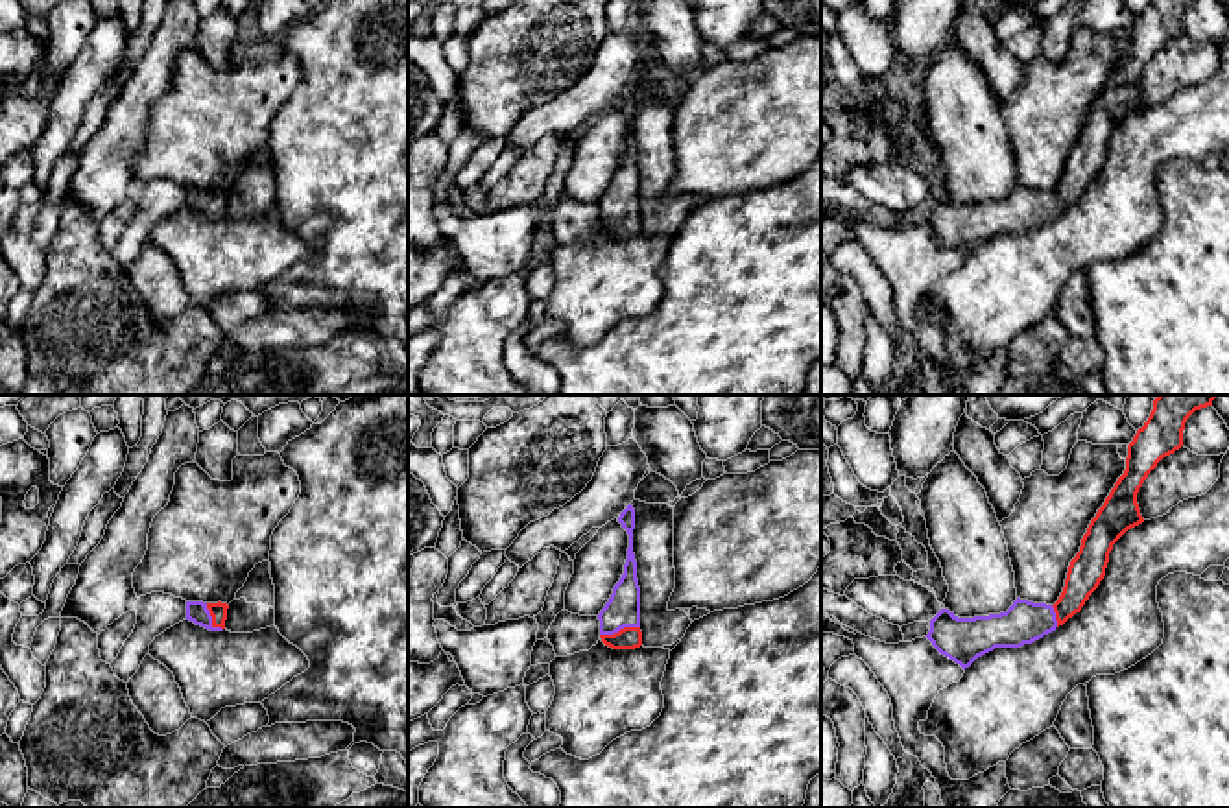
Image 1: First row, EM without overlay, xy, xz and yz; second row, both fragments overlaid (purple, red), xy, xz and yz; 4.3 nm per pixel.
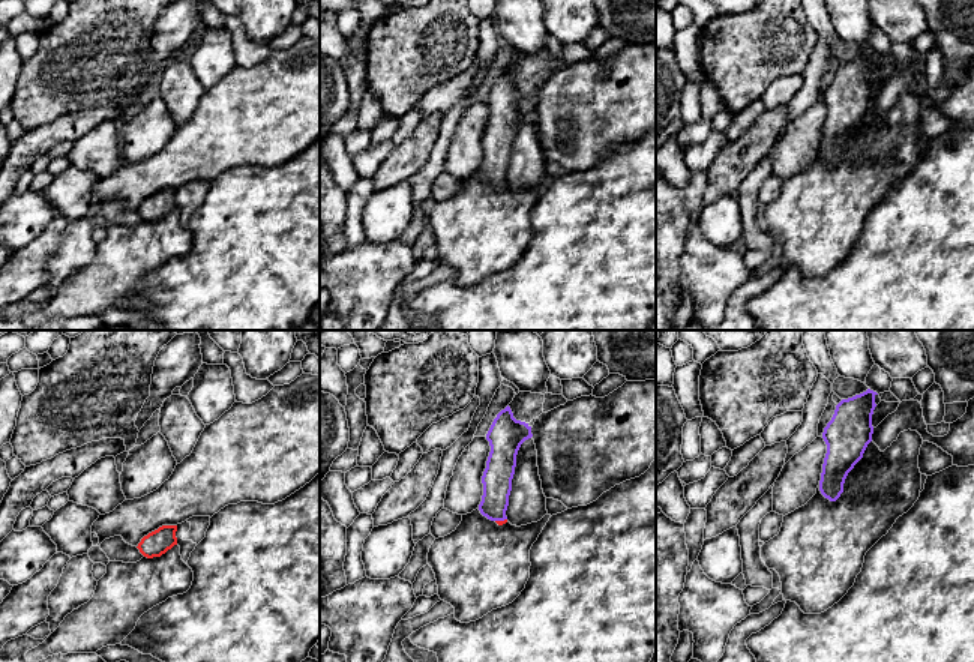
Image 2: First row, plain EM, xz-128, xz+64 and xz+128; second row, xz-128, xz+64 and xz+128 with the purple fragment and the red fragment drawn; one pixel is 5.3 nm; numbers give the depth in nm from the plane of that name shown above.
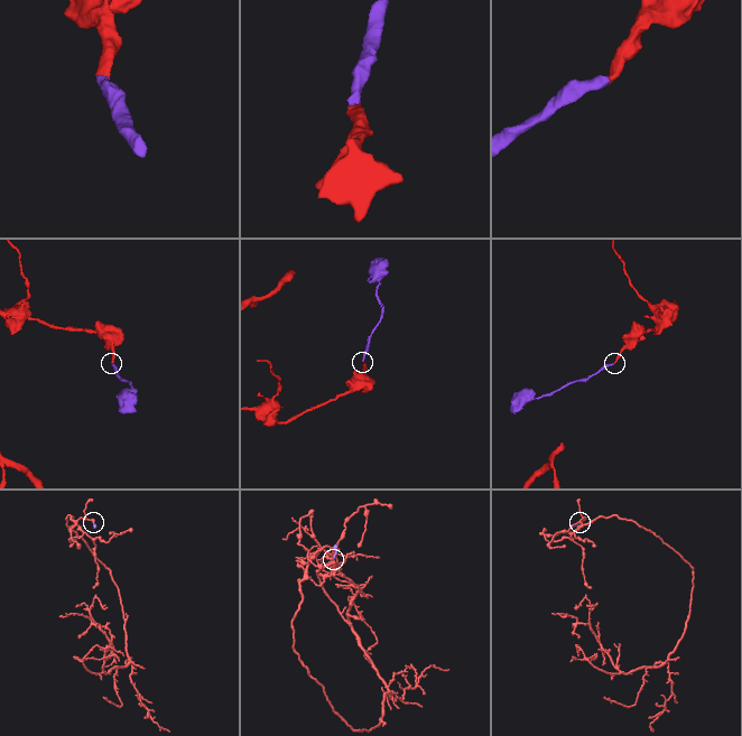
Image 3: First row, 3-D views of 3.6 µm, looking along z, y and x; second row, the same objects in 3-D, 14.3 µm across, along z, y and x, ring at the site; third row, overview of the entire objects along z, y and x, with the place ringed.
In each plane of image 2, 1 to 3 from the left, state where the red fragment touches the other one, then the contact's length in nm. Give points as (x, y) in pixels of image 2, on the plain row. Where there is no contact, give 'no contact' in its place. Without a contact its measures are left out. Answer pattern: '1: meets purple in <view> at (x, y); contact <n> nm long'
1: no contact
2: meets purple in xz+64 at (500, 183); contact 70 nm long
3: no contact

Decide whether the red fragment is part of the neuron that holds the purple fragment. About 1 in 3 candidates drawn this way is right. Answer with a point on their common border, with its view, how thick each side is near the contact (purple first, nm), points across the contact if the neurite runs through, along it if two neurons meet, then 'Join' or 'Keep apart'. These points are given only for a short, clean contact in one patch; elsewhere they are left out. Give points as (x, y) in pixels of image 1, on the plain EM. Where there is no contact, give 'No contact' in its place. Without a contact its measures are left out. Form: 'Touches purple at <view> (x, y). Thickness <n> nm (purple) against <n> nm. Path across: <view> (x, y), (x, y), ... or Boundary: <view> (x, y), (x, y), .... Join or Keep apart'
Touches purple at xz (619, 216). Thickness 150 nm (purple) against 100 nm. Path across: xz (622, 196), (619, 216), (630, 224). Join

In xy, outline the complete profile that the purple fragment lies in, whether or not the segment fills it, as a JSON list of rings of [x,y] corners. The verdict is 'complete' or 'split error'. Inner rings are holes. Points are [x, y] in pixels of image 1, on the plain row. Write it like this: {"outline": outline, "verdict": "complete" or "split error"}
{"outline": [[[186,188],[186,207],[201,212],[209,218],[223,218],[227,207],[227,190],[203,190],[203,188]]], "verdict": "split error"}

